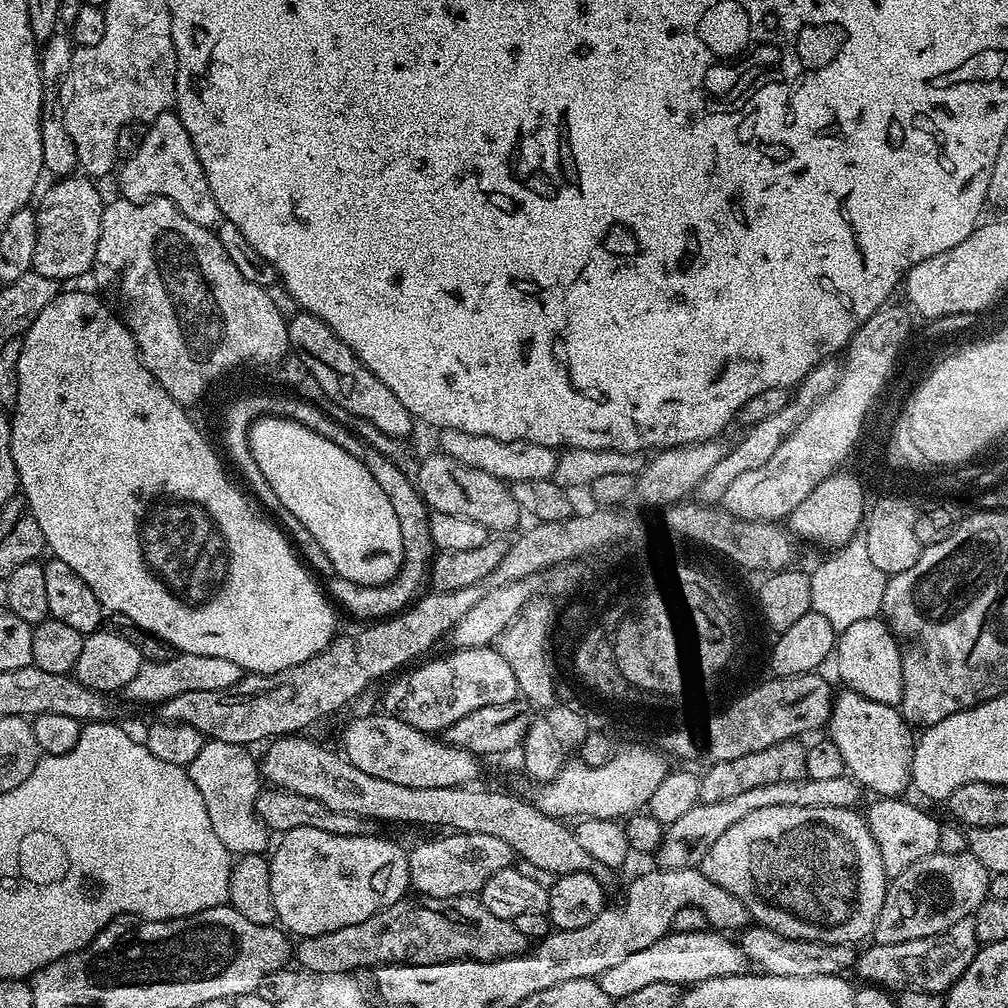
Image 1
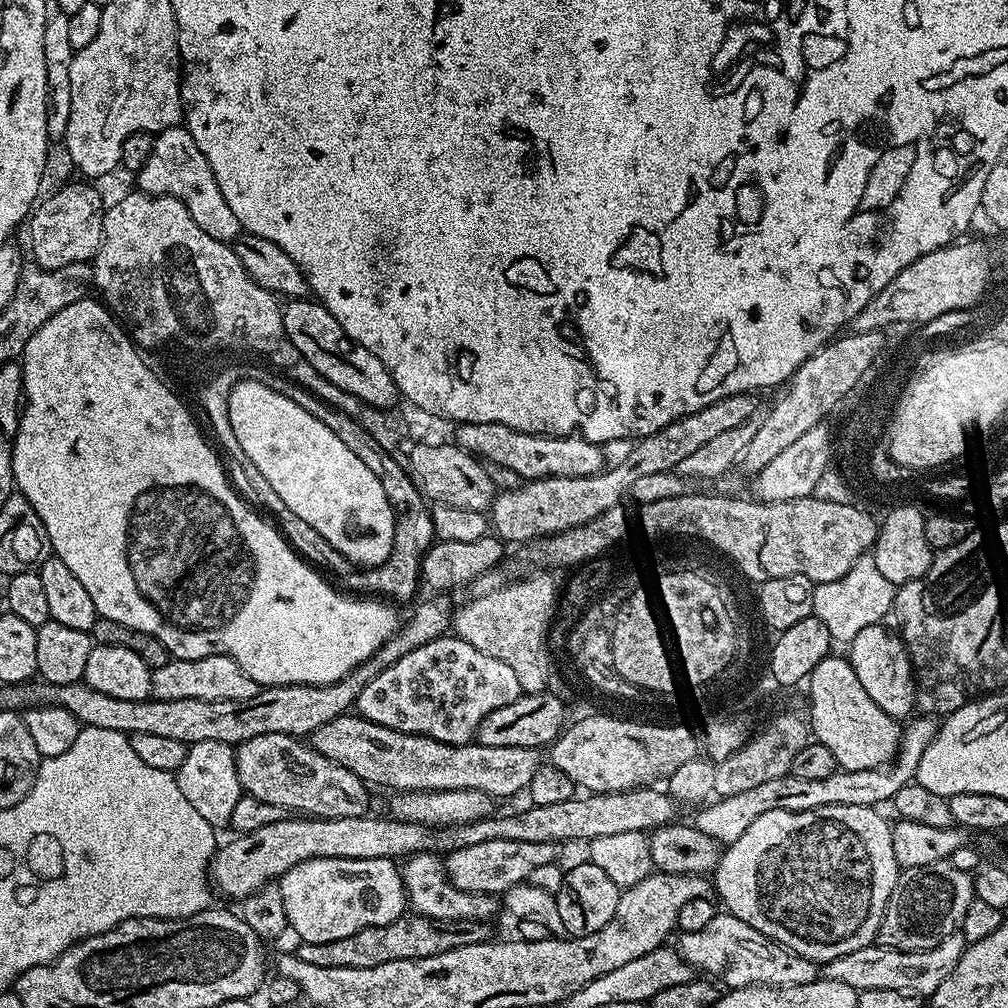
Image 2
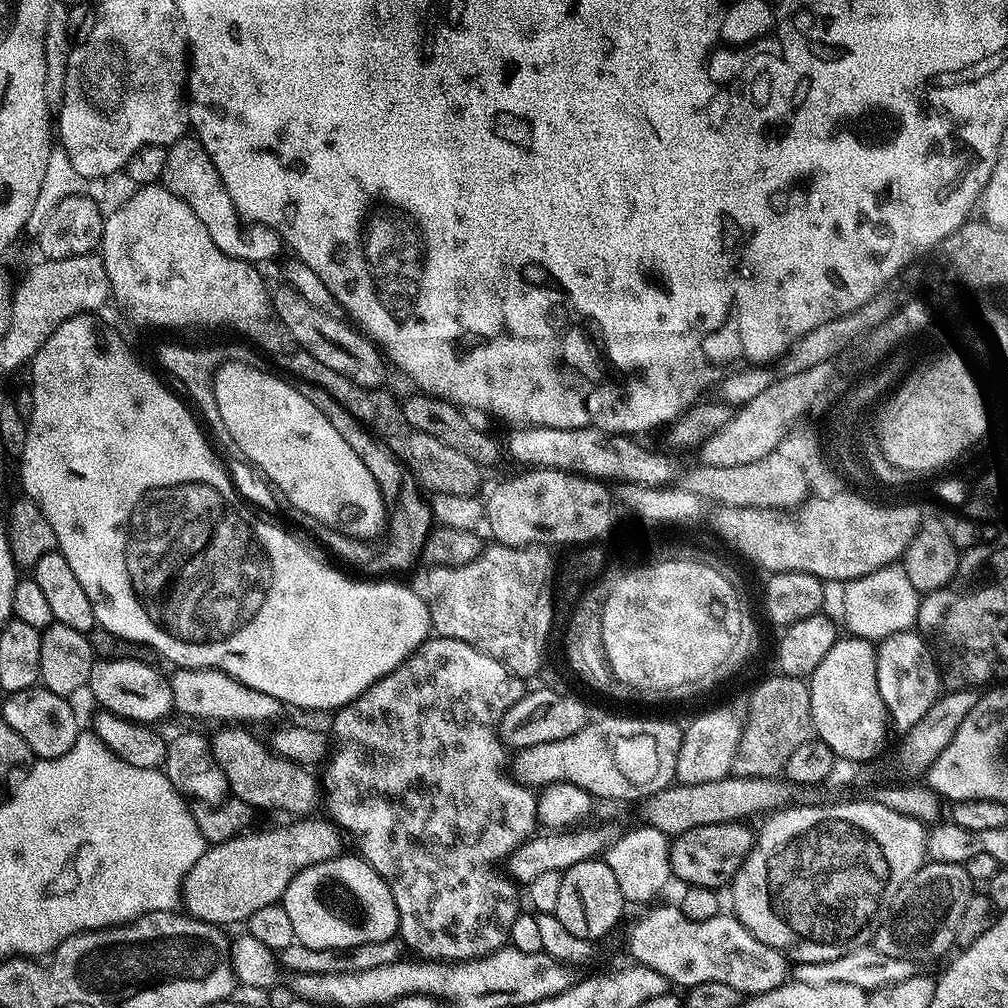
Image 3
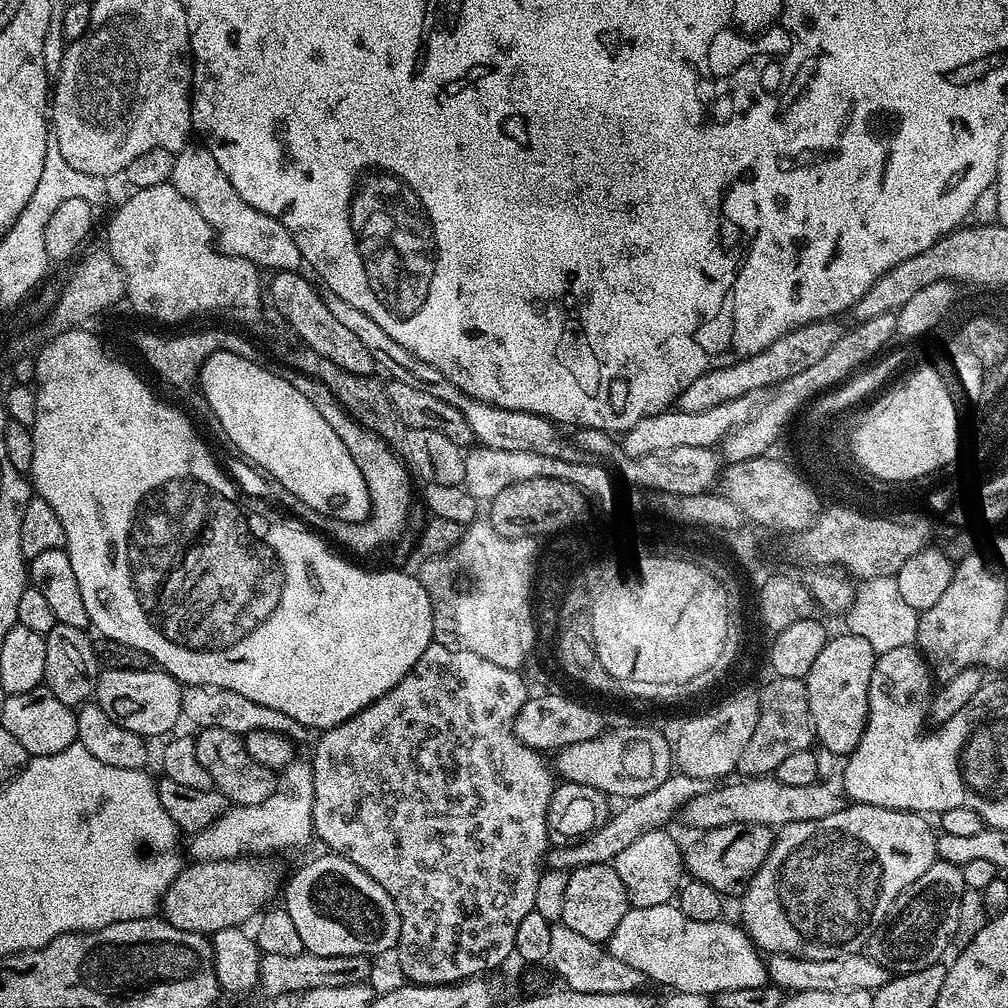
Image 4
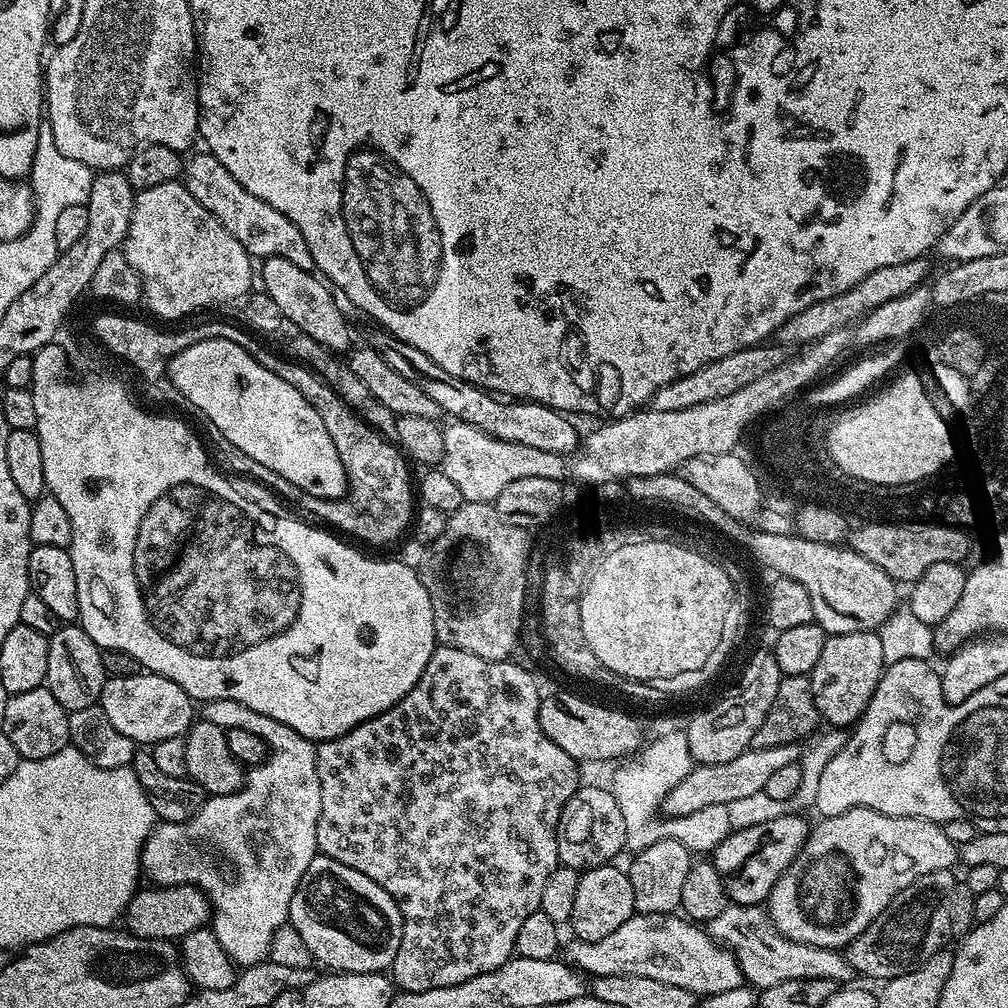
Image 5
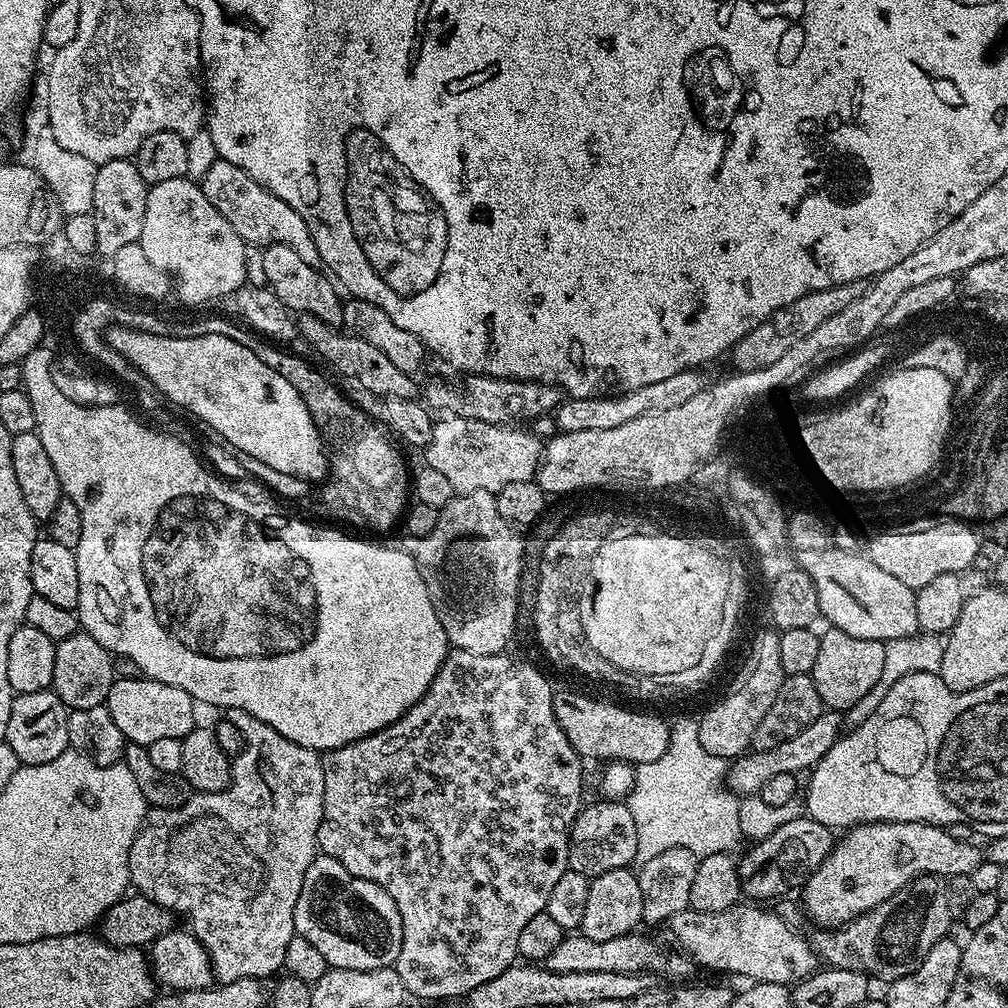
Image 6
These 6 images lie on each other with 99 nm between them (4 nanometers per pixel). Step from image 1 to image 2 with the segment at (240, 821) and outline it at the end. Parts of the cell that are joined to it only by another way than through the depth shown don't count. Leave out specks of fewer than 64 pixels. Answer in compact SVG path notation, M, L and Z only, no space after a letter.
M217 740L188 745L186 758L182 758L182 766L176 769L174 775L186 802L190 802L190 806L194 806L194 810L198 810L212 828L223 830L231 825L234 805L242 795L233 745Z

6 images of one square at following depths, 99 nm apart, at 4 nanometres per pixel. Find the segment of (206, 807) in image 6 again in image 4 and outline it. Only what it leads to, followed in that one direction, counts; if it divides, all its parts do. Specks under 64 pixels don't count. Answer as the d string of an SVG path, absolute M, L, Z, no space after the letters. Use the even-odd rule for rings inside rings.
M189 684L180 693L180 714L185 721L196 724L197 729L221 728L237 734L250 730L270 730L288 736L294 742L301 742L310 736L309 729L302 727L290 714L282 714L282 710L274 710L270 706L262 706L258 702L250 702L243 694L234 694L234 690L226 690L218 686L202 686ZM297 758L283 769L278 787L270 798L257 804L229 807L208 828L191 833L188 852L193 861L199 860L239 860L241 858L264 858L267 852L288 852L291 848L300 848L309 839L313 839L312 811L314 810L314 774L307 759Z

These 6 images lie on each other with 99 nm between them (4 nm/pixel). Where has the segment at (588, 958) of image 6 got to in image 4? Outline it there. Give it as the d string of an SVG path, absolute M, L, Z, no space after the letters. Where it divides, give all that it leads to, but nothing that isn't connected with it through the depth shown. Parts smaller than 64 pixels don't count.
M675 903L645 908L629 907L627 914L618 922L614 934L606 942L607 950L614 954L626 966L634 966L634 970L642 970L649 981L657 980L665 984L665 989L694 994L715 994L726 990L750 990L754 986L769 983L768 965L759 948L752 943L743 927L727 924L721 918L714 922L694 922L694 918L686 918Z

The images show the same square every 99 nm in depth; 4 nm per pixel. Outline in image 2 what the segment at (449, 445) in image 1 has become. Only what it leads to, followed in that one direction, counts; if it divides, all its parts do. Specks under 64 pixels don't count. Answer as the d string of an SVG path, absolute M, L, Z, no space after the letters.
M466 422L455 425L454 443L481 461L497 463L514 470L524 482L546 478L582 478L597 476L606 465L601 445L590 442L585 436L543 436L514 430L498 422Z

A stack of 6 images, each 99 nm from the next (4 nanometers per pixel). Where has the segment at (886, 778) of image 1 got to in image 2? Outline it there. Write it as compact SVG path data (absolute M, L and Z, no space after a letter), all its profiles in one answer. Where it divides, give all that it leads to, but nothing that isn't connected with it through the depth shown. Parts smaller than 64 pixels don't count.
M830 654L807 678L806 689L808 688L808 712L812 715L810 719L810 732L822 746L826 746L836 759L837 765L843 770L870 770L881 768L893 759L900 745L901 725L892 720L878 705L870 699L870 694L862 690L862 682L858 682L858 674L848 665L843 655Z

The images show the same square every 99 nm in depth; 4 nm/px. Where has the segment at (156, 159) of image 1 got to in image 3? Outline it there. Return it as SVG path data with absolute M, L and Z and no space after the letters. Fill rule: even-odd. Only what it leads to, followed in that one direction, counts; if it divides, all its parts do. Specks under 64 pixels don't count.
M195 138L175 140L165 154L165 168L162 177L164 187L170 190L190 210L194 210L198 222L206 226L206 234L214 241L214 246L222 250L230 258L247 260L249 262L261 262L260 260L272 260L282 249L280 235L265 224L245 226L241 216L236 213L236 207L230 202L230 194L226 194L226 186L222 186L222 178L210 162L206 150ZM241 224L241 225L240 225ZM248 227L248 228L243 228Z

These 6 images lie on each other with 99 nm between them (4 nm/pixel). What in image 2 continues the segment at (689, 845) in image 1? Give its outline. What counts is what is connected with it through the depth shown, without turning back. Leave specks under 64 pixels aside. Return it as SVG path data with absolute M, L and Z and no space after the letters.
M920 714L909 719L903 725L900 733L900 745L895 757L881 768L837 770L823 779L796 778L789 774L782 778L770 778L770 782L762 782L750 790L742 790L742 794L713 799L708 805L713 804L704 812L703 830L706 834L710 834L710 838L714 838L718 844L727 846L736 841L739 835L750 826L750 822L754 822L754 818L758 818L770 810L801 812L822 806L876 808L881 806L880 804L886 803L887 805L894 800L898 790L902 790L903 787L917 779L916 771L919 768L921 771L930 742L934 742L936 737L937 727L937 721L928 714Z

